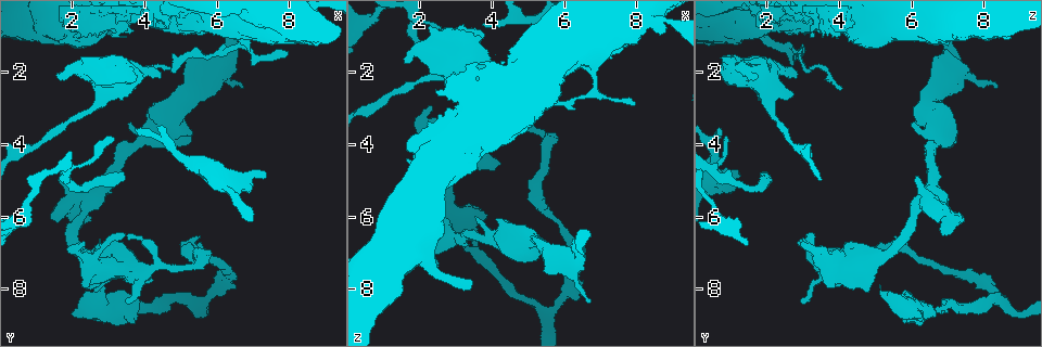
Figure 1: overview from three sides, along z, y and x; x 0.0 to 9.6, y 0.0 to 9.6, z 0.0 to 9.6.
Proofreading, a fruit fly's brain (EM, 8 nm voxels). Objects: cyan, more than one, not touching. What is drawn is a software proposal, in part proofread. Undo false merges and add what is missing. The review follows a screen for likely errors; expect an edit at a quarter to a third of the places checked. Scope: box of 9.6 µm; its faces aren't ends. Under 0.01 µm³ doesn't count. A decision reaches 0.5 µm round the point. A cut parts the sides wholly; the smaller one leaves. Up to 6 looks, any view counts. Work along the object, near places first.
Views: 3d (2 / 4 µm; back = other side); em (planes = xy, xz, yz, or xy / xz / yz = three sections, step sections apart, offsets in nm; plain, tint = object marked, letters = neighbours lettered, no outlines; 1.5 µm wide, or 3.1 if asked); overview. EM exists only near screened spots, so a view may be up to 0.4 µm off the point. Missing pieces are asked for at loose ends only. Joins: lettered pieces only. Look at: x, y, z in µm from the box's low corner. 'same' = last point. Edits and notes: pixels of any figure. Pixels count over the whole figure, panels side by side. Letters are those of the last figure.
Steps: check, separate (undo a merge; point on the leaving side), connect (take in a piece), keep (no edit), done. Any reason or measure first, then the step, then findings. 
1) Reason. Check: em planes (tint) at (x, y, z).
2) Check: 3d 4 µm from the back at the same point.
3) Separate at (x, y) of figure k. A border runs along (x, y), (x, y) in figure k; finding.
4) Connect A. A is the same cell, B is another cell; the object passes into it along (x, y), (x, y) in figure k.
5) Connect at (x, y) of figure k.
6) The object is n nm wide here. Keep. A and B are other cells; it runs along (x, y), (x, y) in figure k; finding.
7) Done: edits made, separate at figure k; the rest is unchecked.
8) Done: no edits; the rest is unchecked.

Check: 3d 2 µm at (1.60, 2.15, 1.75).

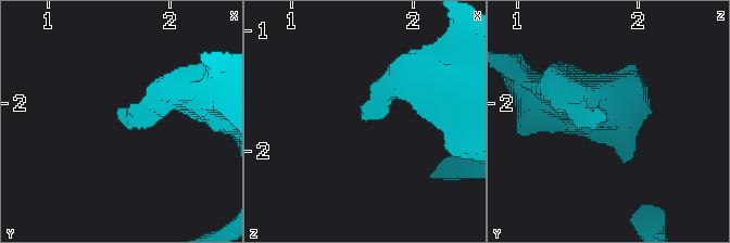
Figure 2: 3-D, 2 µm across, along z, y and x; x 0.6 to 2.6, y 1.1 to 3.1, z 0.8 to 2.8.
Check: em planes (letters) at (1.56, 2.12, 1.70).

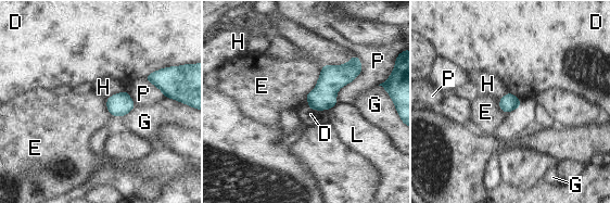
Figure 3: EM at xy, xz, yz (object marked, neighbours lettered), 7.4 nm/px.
Keep. D, E, G, H, L and P are other cells; a border runs along (321, 67), (316, 86), (305, 97) in figure 3; none of them fits.

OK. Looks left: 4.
Sudden change in width. Check: em planes (plain) at (5.00, 3.75, 7.10).

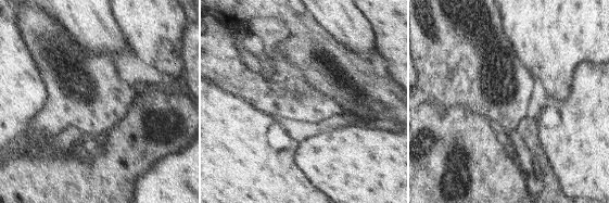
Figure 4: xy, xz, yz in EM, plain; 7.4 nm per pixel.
With the object marked. Check: em planes (tint) at the same point.

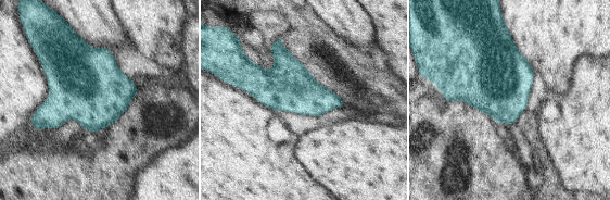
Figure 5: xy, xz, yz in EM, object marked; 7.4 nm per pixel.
What lies round it. Check: em planes (letters) at the same point.

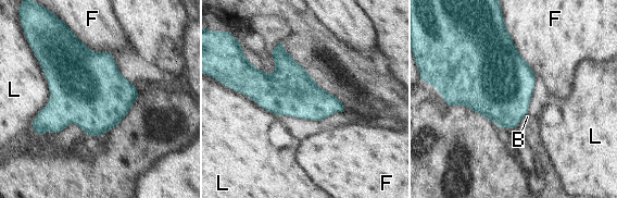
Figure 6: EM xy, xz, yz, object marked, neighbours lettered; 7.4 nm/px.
The longest contact is with L, 600 nm. Keep. B, F and L are other cells; continuous, no second neuron.

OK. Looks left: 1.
Done: no edits; the rest is unchecked.

